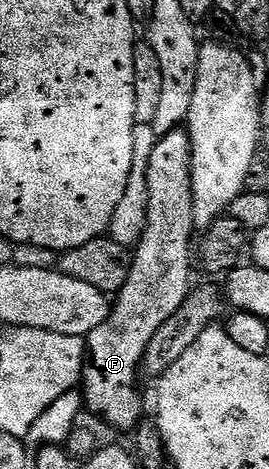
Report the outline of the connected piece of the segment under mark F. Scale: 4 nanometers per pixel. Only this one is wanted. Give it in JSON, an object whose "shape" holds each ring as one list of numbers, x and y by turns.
{"shape":[[180,127,162,134,149,155,149,219,143,232,143,238,134,246,129,279,121,287,111,306,109,319,97,327,85,338,87,343,87,364,83,367,81,392,86,412,100,417,107,425,115,429,134,430,144,420,143,397,139,394,141,366,143,356,149,347,149,339,157,335,158,329,166,321,173,319,185,303,188,293,193,288,191,282,191,257,193,261,193,241,191,236,197,233,193,219,193,171,191,170,191,137,186,128]]}

